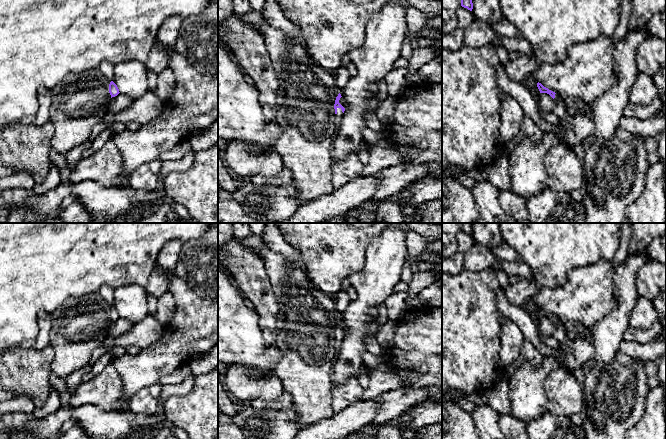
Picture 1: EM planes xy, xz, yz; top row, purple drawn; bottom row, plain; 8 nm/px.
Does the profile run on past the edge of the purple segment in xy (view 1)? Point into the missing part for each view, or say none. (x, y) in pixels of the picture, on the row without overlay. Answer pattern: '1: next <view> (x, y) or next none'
1: next none

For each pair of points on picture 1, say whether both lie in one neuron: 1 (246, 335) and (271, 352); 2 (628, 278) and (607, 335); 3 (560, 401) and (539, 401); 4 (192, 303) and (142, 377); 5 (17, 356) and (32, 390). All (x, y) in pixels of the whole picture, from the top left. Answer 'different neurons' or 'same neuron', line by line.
1: same neuron
2: same neuron
3: different neurons
4: same neuron
5: same neuron

